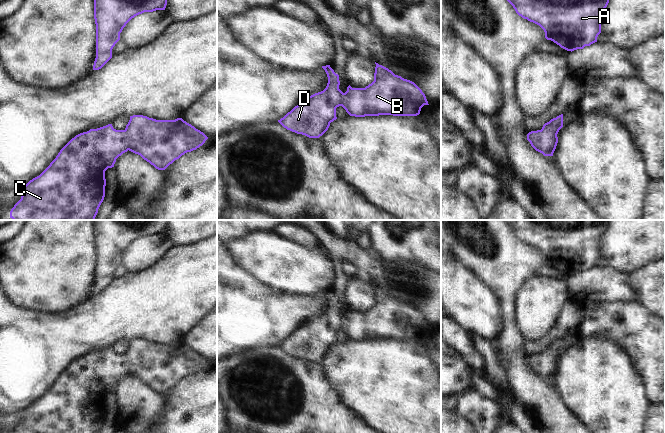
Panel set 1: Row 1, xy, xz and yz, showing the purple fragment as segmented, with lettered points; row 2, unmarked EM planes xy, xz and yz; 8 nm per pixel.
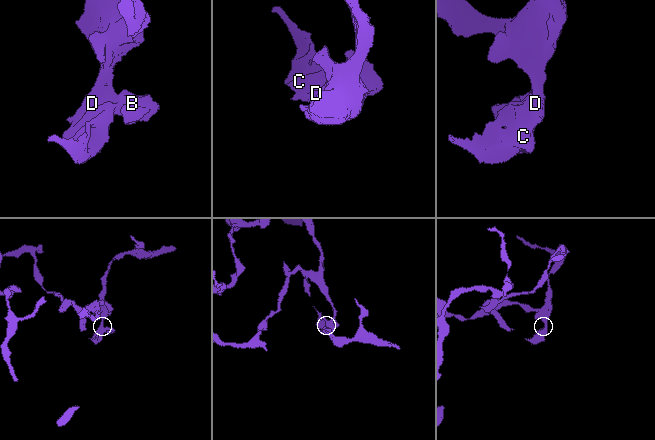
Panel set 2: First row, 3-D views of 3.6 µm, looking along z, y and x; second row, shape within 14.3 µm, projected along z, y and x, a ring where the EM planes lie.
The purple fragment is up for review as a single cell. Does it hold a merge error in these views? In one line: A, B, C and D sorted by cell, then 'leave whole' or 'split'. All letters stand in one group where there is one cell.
A B C D | leave whole

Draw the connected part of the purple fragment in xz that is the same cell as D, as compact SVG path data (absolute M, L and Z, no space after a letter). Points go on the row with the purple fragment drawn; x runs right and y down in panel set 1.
M376 62L375 64L374 81L371 84L365 88L352 88L349 85L345 93L339 89L339 75L334 72L330 65L322 66L328 77L326 88L307 97L278 122L287 130L297 134L309 138L319 138L328 130L330 123L337 119L336 108L339 106L342 106L350 116L365 117L379 115L417 116L424 105L429 105L425 94L414 82L395 75L391 70Z

